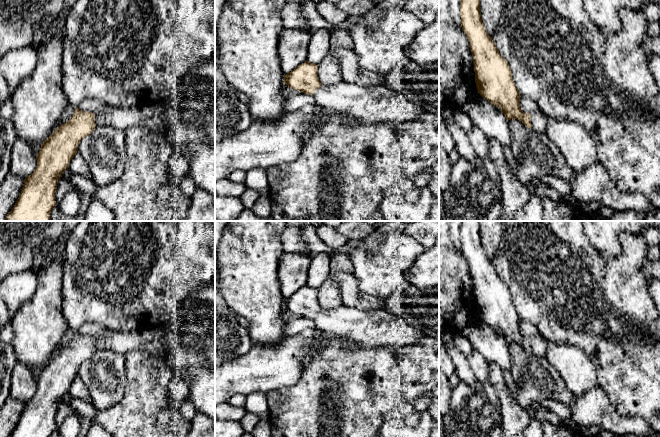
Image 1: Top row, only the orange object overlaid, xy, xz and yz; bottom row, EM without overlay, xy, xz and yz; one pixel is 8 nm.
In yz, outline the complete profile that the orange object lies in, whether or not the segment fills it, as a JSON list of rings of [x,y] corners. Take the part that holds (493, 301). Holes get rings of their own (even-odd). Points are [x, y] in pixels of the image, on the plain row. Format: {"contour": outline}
{"contour": [[[461,221],[460,241],[461,251],[470,268],[478,317],[499,331],[507,344],[517,343],[537,357],[545,357],[549,342],[542,335],[530,338],[520,331],[521,320],[510,290],[482,246],[480,222]]]}

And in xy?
{"contour": [[[166,325],[153,327],[140,331],[119,332],[109,330],[100,337],[85,336],[75,331],[72,341],[60,349],[41,368],[41,373],[36,379],[37,390],[34,396],[24,403],[21,417],[9,437],[51,437],[56,430],[55,416],[57,407],[63,396],[68,393],[70,385],[77,378],[79,366],[89,360],[97,349],[106,348],[125,355],[132,350],[140,350],[154,357],[168,356],[168,349],[165,344],[165,335],[172,331],[172,326]]]}

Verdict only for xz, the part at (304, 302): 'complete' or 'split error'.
split error

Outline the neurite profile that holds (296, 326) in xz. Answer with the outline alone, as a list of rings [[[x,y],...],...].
[[[300,317],[296,320],[286,323],[285,335],[292,336],[302,332],[307,328],[314,328],[315,324],[312,319]]]

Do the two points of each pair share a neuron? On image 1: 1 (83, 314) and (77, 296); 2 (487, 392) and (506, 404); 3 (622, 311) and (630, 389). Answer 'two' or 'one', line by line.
1: one
2: two
3: one

